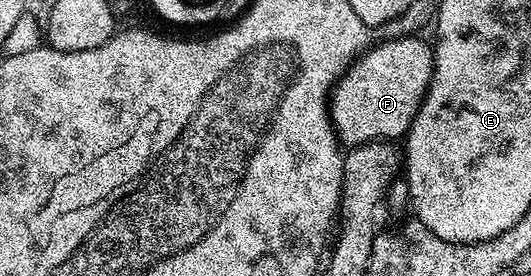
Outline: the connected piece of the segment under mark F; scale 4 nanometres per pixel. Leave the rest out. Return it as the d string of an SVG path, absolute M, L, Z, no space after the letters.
M410 34L401 39L376 42L339 80L329 99L329 114L344 148L376 141L395 141L398 135L399 138L406 136L427 95L435 64L432 44L415 38L419 37Z

